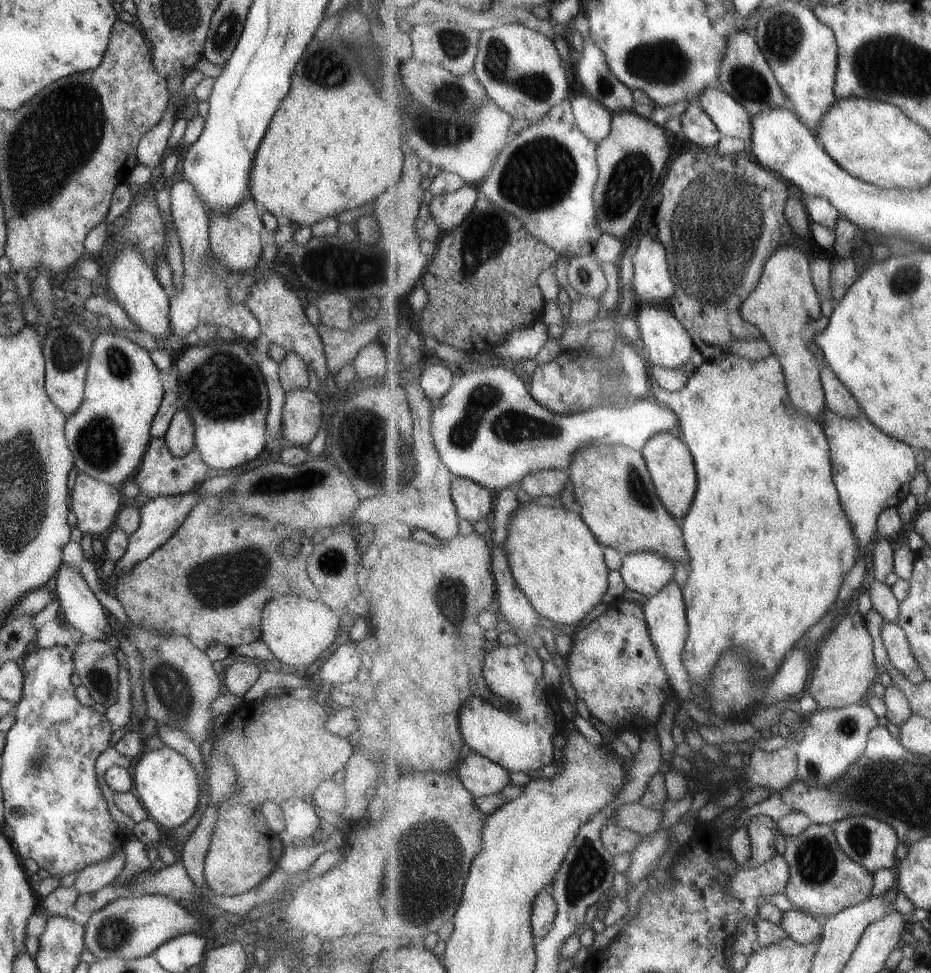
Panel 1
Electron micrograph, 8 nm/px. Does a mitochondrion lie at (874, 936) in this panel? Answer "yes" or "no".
no

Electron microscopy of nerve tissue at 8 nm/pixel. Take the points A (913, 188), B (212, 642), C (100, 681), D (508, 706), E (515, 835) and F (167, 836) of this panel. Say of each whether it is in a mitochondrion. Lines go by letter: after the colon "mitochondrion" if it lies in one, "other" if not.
A: other
B: other
C: mitochondrion
D: other
E: other
F: other

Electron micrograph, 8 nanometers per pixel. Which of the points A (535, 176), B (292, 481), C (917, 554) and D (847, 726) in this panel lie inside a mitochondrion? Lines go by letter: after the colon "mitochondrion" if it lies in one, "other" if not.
A: mitochondrion
B: mitochondrion
C: other
D: mitochondrion

